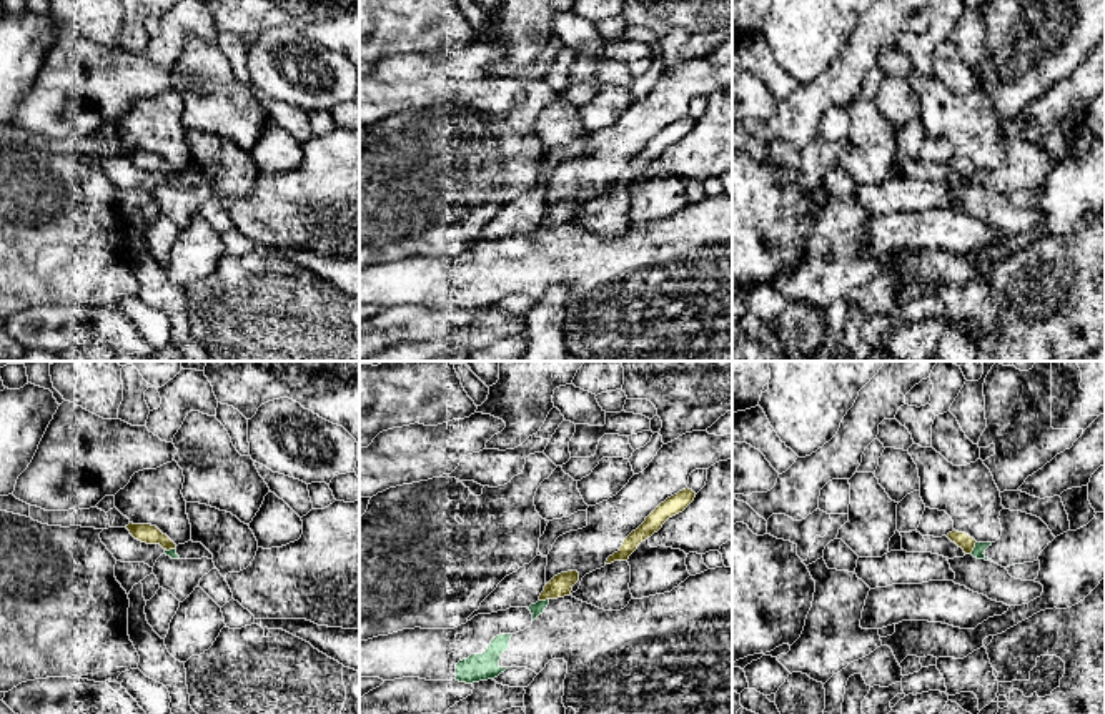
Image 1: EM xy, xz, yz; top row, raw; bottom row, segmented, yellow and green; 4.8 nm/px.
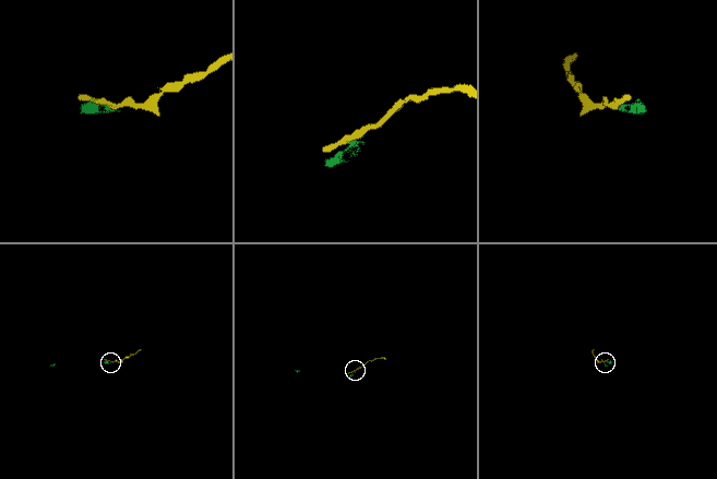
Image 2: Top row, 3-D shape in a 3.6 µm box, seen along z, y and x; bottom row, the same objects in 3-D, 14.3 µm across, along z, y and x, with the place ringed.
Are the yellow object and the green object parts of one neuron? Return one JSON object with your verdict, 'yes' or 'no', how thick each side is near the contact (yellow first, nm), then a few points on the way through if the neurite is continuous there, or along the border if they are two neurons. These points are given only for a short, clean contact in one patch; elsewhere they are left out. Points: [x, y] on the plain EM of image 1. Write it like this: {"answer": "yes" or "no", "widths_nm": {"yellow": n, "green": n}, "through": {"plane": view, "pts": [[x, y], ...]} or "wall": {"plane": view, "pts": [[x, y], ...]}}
{"answer": "no", "widths_nm": {"yellow": 70, "green": 60}, "wall": {"plane": "yz", "pts": [[976, 168], [969, 180]]}}

